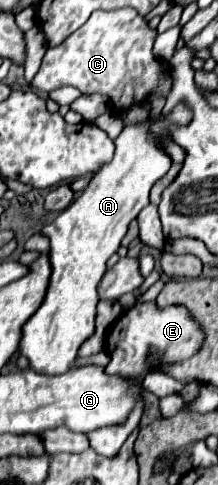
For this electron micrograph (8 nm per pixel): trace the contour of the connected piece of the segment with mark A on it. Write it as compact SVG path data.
M177 104L169 114L159 114L157 118L149 116L145 122L139 124L125 124L125 130L113 140L115 154L111 162L105 162L101 170L97 170L87 184L87 188L65 208L51 224L43 226L41 234L51 240L51 282L47 296L41 304L41 308L29 318L29 322L23 326L23 338L21 338L21 354L29 358L31 368L39 374L59 374L73 366L79 346L95 332L95 308L99 302L97 296L97 284L105 274L107 260L119 250L123 236L127 234L129 222L137 218L137 214L149 204L149 190L153 184L163 178L171 168L171 158L162 147L165 140L171 139L169 130L171 126L185 126L191 120L191 110L185 104Z

